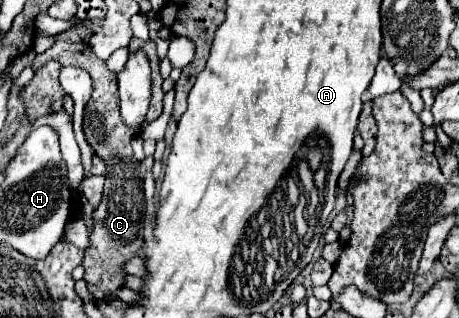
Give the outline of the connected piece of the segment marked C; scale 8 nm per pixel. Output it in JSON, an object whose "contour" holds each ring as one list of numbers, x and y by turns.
{"contour":[[57,41,45,53,39,53,33,59,33,69,41,69,49,59,57,59,61,65,83,67,93,79,93,93,85,105,83,131,89,147,97,157,107,165,105,189,101,203,93,211,93,231,89,235,89,247,85,251,83,279,123,279,123,263,131,259,143,247,143,219,145,219,145,195,143,195,143,173,139,161,133,157,131,139,139,135,141,129,129,129,119,115,119,97,117,97,117,75,111,73,87,43,65,43]]}

